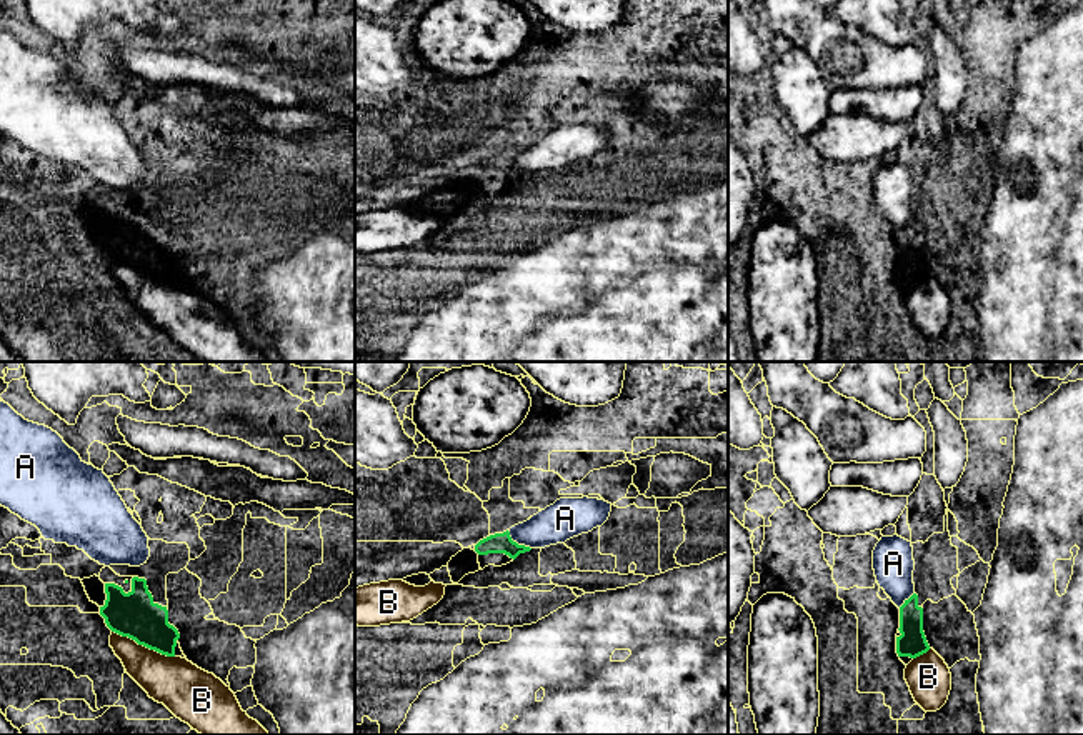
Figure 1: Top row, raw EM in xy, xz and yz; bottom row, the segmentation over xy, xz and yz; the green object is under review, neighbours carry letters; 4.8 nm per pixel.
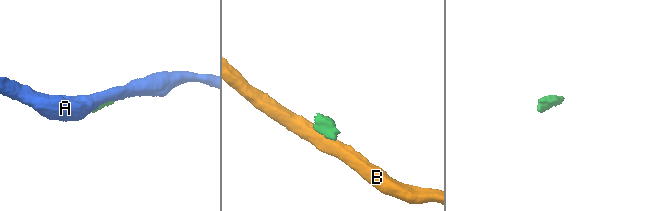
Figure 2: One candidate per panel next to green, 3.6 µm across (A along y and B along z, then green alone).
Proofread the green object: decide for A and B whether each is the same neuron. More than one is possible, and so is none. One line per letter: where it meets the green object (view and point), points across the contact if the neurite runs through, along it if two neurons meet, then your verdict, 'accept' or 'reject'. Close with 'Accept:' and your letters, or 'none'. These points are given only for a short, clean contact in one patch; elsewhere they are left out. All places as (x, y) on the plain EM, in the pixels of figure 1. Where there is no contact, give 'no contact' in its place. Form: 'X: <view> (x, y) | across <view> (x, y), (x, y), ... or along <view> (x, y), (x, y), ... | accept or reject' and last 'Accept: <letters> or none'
A: xz (515, 169) | along xz (507, 157), (514, 167), (530, 175) | reject
B: xy (144, 272) | along xy (112, 257), (174, 284) | reject
Accept: none

